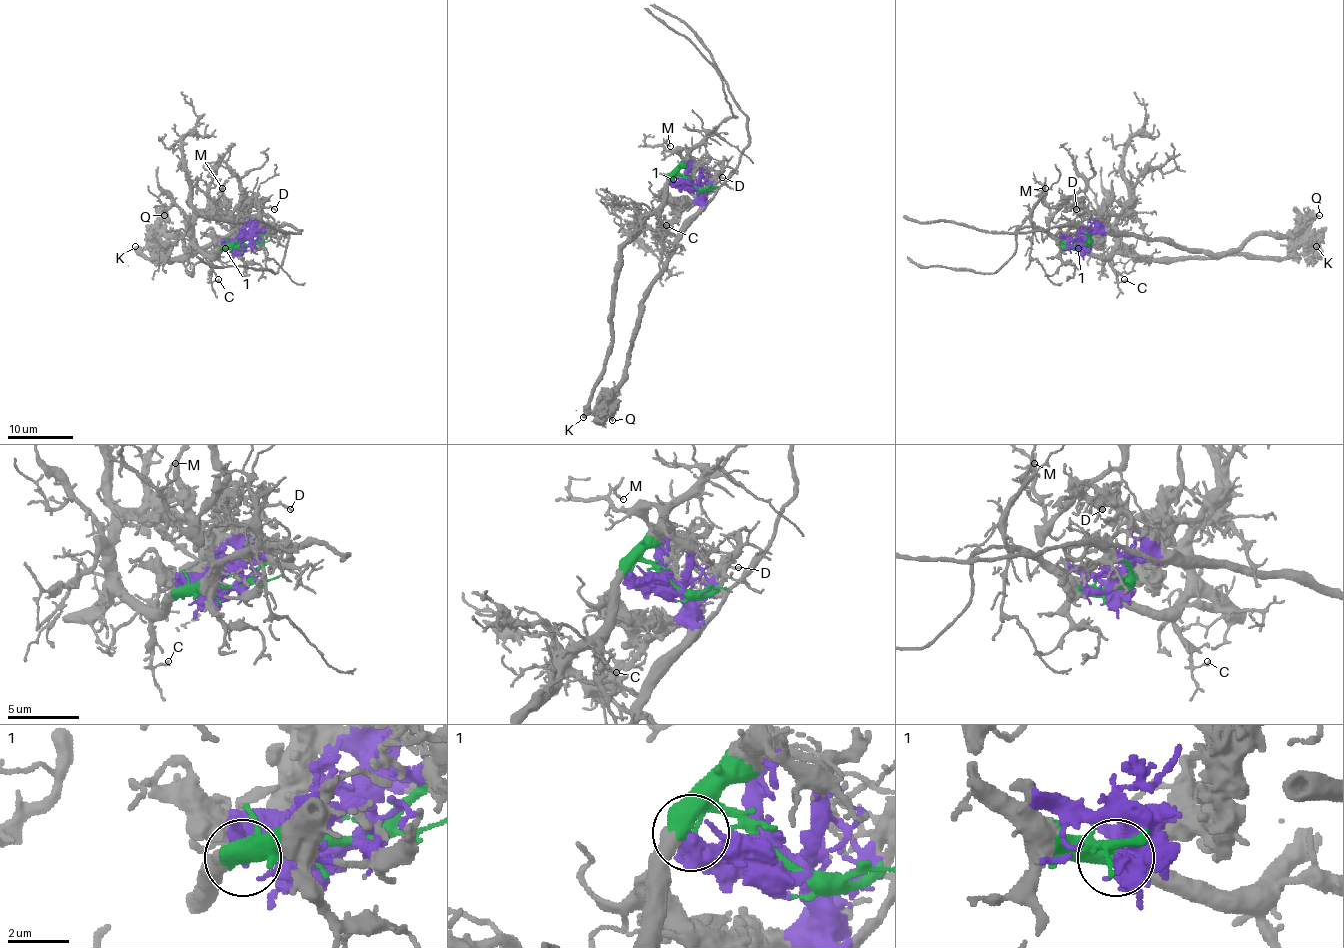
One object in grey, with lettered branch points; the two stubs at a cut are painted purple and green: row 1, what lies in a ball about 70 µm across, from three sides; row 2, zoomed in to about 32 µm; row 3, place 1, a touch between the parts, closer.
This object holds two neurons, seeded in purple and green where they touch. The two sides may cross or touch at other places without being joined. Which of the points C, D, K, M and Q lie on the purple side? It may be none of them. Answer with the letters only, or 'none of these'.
D, Q

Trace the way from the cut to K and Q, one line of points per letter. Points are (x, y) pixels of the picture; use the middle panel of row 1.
K: (691, 185), (682, 175), (673, 176), (667, 198), (621, 252), (611, 353), (589, 410), (583, 417)
Q: (691, 185), (700, 195), (701, 213), (644, 302), (624, 382), (614, 394), (612, 420)

